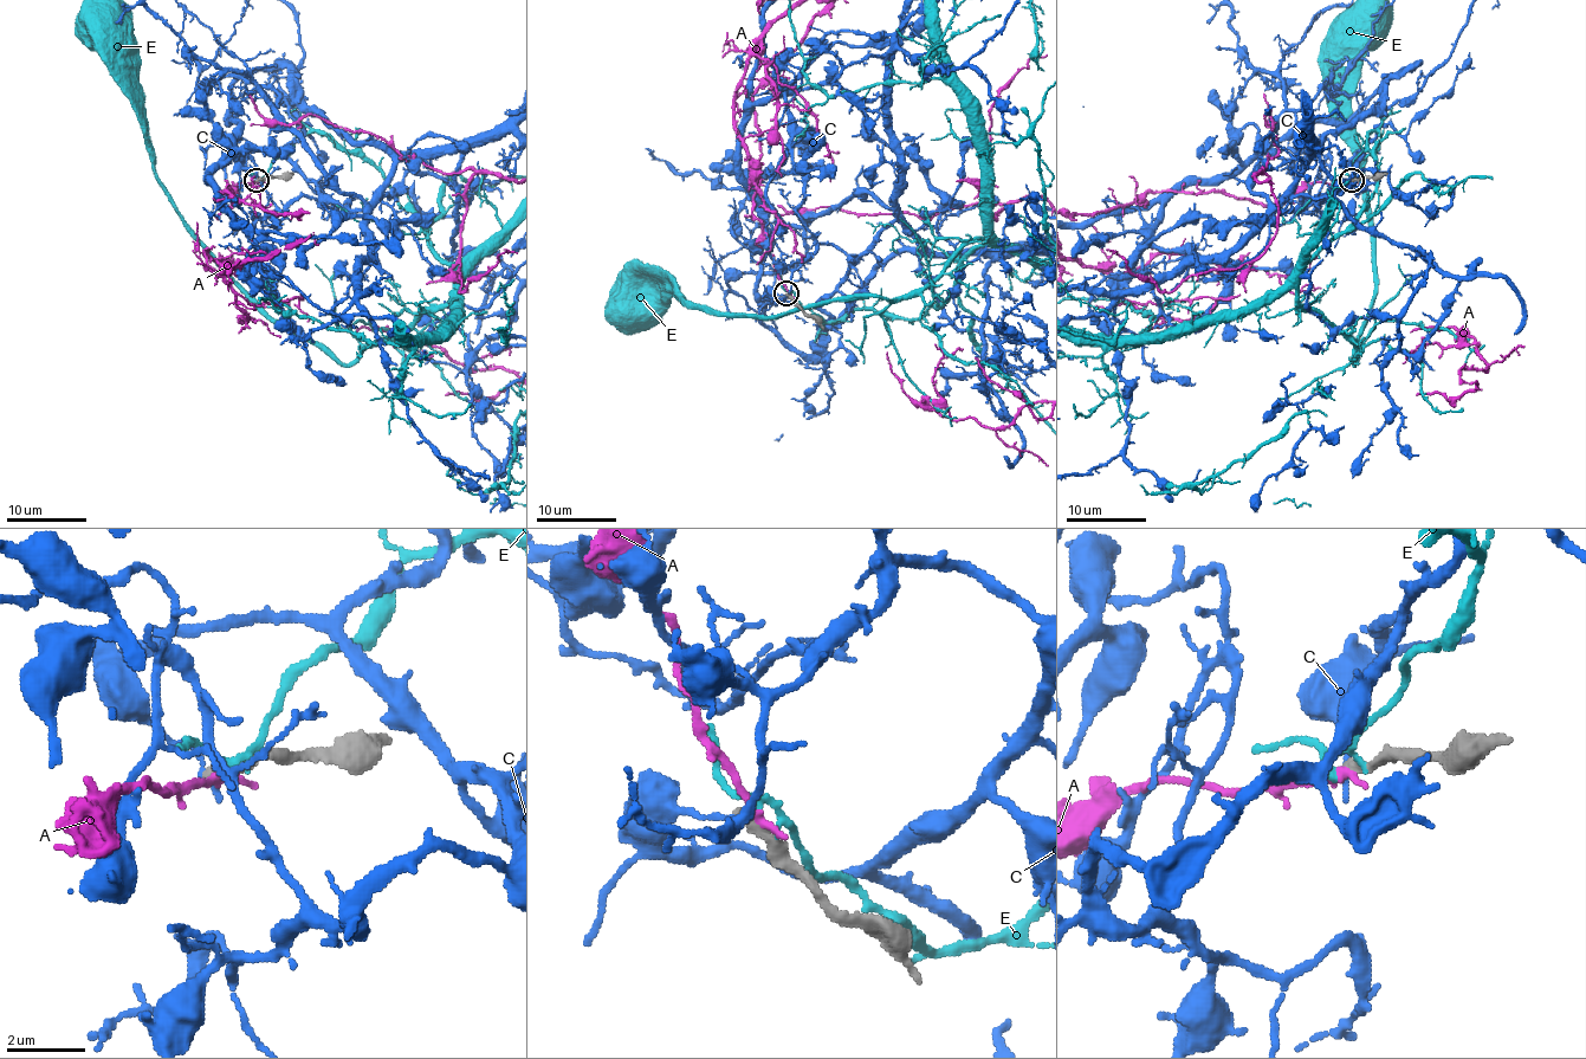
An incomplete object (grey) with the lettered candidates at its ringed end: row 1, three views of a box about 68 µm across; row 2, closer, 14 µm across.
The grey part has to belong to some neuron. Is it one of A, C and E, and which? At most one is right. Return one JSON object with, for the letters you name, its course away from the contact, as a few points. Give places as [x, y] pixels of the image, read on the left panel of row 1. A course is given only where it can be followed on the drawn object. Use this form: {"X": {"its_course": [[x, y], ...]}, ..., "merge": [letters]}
{"merge": []}

